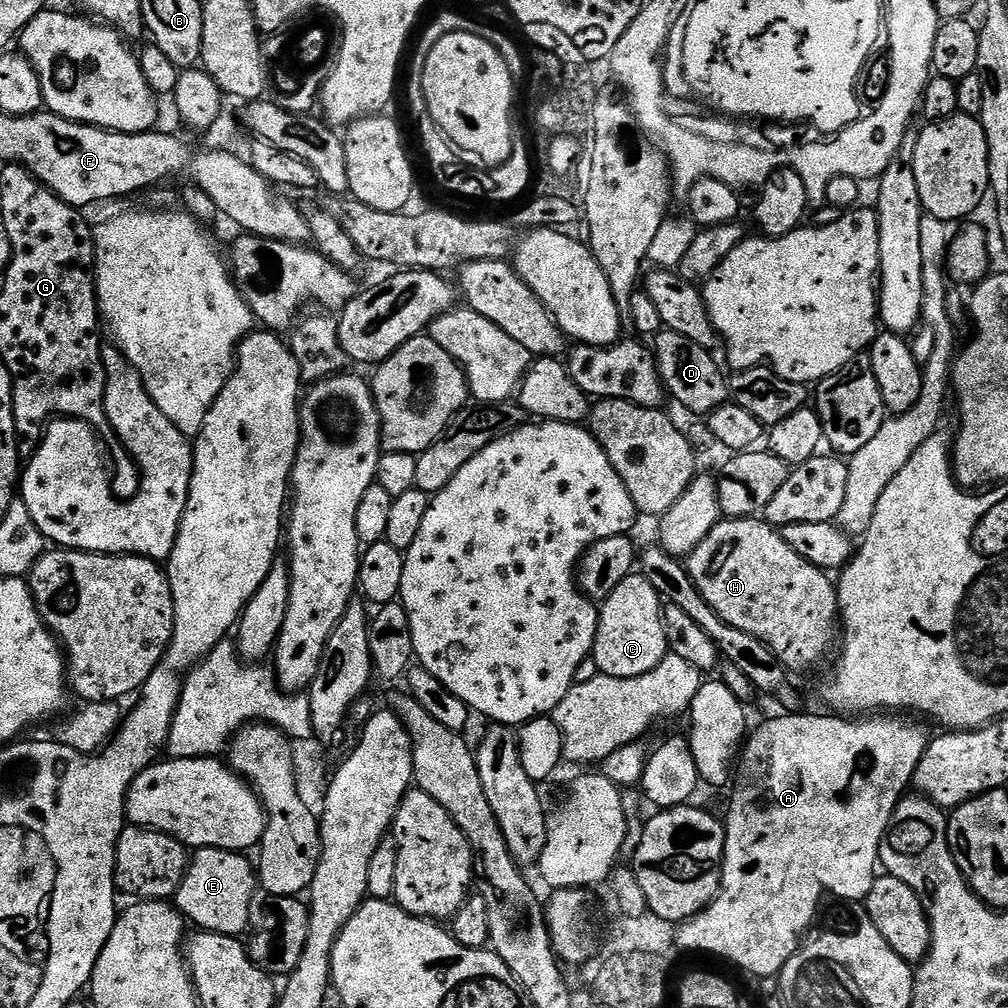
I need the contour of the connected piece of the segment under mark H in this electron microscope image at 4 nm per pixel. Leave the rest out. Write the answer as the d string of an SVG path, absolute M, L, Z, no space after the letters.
M763 518L721 519L720 523L714 526L714 530L710 530L710 534L706 534L706 538L702 538L702 542L687 556L686 569L689 578L696 583L696 588L702 594L702 598L706 598L706 602L715 610L718 618L730 622L730 626L738 626L738 630L746 630L746 634L750 634L754 638L758 638L758 642L770 646L770 650L774 650L774 654L784 664L785 668L793 673L804 672L807 668L822 663L827 658L828 651L832 647L834 647L833 649L837 647L838 629L841 627L842 621L840 619L840 603L836 597L837 585L834 583L833 577L831 580L828 577L831 575L825 569L814 566L806 558L802 558L802 554L798 554L798 550L794 550L794 546L790 546L790 542L786 542L783 535L767 520Z

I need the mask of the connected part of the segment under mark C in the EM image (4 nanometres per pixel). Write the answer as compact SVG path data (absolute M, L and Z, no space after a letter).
M643 574L628 576L616 587L611 600L603 601L594 649L596 664L610 678L638 678L659 666L669 652L660 592Z

